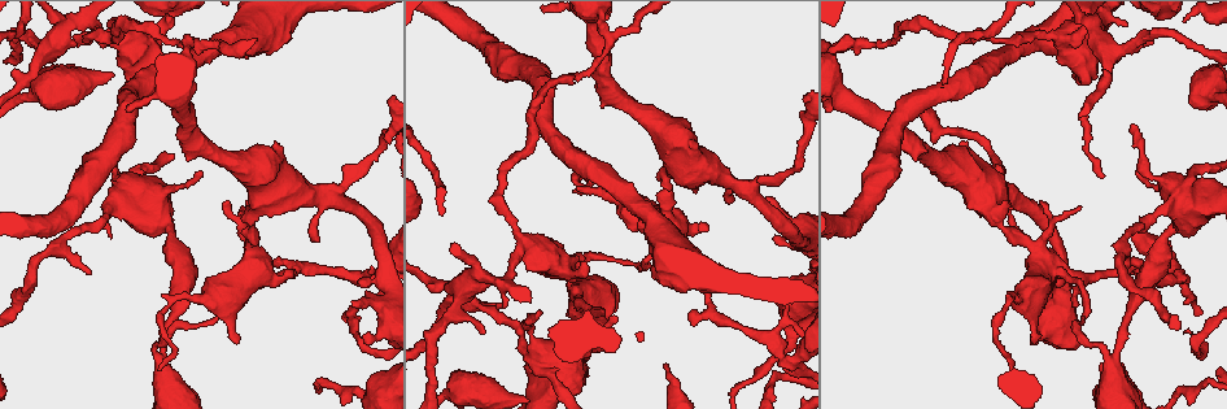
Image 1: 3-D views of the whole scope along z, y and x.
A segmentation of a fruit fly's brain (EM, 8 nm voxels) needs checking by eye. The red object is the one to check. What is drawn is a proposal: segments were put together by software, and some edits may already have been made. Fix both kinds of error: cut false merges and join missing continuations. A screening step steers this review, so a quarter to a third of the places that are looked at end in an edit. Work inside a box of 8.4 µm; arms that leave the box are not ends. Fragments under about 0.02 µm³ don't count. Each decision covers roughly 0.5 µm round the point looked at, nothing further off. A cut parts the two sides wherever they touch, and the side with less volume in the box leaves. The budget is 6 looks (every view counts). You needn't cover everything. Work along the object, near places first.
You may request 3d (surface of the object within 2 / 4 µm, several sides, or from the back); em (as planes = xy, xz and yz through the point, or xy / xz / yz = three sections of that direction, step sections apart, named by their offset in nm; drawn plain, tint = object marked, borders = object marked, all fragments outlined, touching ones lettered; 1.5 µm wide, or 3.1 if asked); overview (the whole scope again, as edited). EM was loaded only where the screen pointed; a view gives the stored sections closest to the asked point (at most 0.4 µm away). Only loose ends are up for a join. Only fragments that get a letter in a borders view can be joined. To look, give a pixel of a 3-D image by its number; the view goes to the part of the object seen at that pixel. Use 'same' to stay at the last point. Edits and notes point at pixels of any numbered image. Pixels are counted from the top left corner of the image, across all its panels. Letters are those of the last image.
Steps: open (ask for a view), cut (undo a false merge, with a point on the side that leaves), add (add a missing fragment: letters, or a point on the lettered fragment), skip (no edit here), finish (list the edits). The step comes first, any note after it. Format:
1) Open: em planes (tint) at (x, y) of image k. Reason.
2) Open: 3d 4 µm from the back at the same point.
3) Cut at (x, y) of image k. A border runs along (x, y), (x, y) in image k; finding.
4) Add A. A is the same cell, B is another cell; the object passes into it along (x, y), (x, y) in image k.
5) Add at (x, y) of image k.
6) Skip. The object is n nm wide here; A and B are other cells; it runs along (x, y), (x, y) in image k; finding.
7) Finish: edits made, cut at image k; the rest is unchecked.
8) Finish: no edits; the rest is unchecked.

Open: 3d 4 µm from the back at (360, 281) of image 1. Free end.

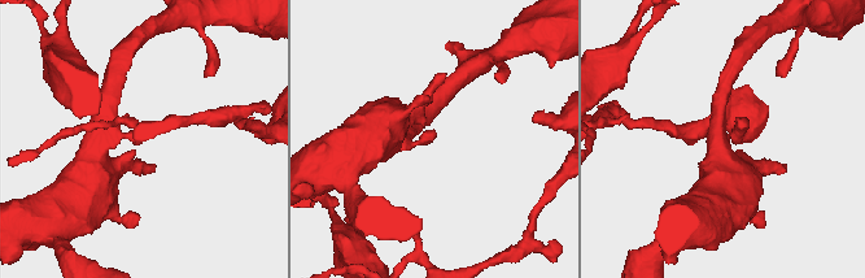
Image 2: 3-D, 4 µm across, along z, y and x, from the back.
Open: em planes (borders) at (431, 130) of image 2.

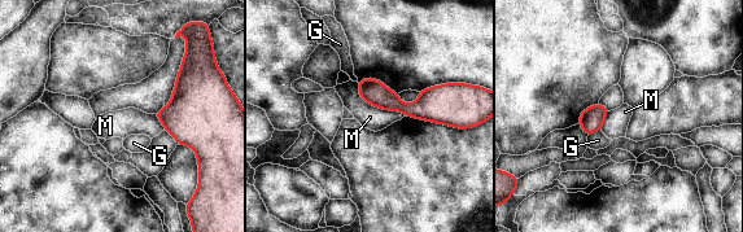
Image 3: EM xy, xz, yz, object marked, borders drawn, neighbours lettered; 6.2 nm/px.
Skip. G and M are other cells; it runs along (362, 83), (403, 108), (446, 92) in image 3; none of them fits.

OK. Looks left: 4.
Open: em planes (borders) at (737, 387) of image 1. Sharp bend.

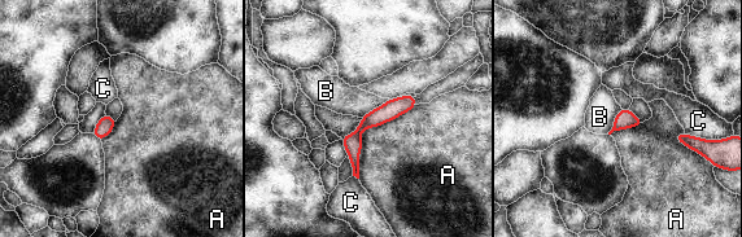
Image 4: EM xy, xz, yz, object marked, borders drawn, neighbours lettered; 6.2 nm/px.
Skip. The longest contact is with A, 600 nm; A, B and C are other cells; one neuron here.

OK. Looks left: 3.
Open: em xy step 8 (tint) at (663, 365) of image 1. Long arm stops here.

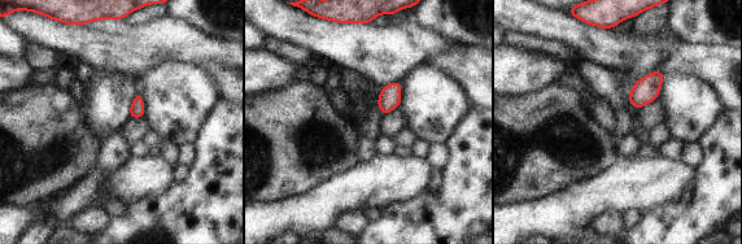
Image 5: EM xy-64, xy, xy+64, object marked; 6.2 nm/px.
Open: em planes (borders) at the same point.

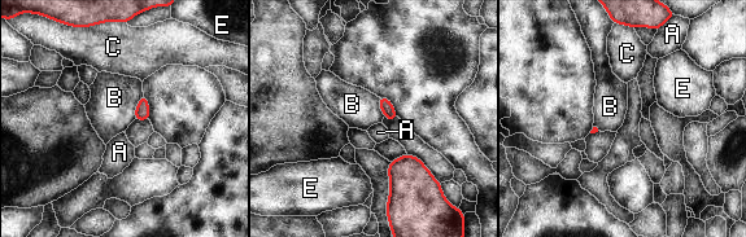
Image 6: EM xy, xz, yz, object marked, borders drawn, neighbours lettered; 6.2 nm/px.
Skip. A, B, C and E are other cells; none of them fits.

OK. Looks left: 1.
Finish: no edits; the rest is unchecked.

